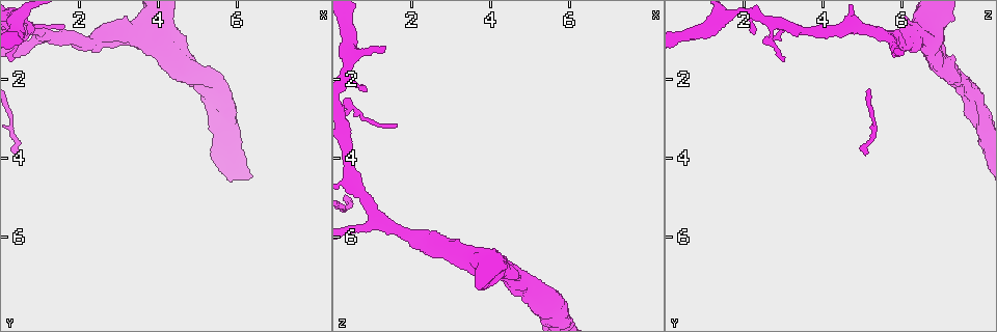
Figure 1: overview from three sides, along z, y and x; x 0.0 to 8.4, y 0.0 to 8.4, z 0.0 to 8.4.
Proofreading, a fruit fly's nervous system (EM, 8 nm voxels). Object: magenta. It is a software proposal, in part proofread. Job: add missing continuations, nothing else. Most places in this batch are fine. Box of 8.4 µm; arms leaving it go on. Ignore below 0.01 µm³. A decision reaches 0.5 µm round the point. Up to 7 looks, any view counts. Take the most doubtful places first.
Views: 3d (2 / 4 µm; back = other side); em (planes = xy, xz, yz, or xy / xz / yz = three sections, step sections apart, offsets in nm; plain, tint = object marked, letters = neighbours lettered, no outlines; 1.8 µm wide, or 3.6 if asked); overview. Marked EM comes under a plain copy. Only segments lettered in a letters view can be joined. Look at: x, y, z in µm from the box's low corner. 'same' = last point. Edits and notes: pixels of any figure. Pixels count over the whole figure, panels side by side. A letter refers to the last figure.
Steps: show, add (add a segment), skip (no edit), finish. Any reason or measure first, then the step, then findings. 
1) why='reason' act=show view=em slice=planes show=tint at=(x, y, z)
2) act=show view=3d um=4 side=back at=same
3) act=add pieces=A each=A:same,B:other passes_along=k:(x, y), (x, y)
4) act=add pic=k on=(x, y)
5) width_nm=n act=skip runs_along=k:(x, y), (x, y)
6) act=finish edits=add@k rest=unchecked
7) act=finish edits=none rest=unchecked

why='calibre changes' act=show view=3d um=4 at=(2.55, 0.90, 6.20)

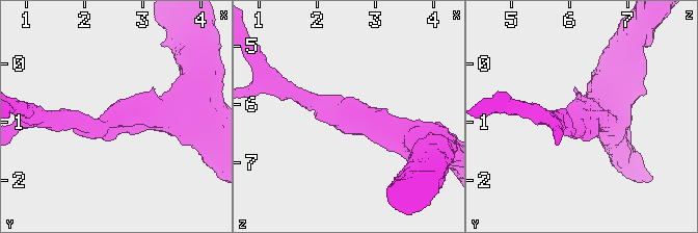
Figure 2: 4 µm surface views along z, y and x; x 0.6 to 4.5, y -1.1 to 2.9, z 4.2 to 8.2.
arm_widths_nm=220,460 why='need the tissue' act=show view=em slice=xz step=8 show=tint at=(2.50, 0.90, 6.20)

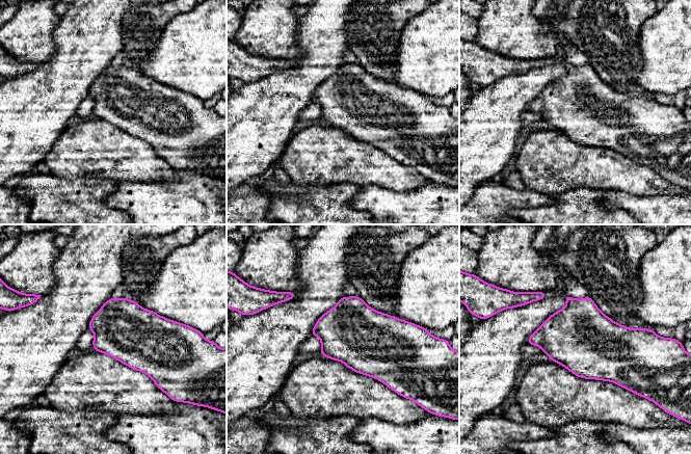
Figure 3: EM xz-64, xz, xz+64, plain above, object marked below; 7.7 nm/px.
act=show view=em slice=xz step=8 show=letters at=same

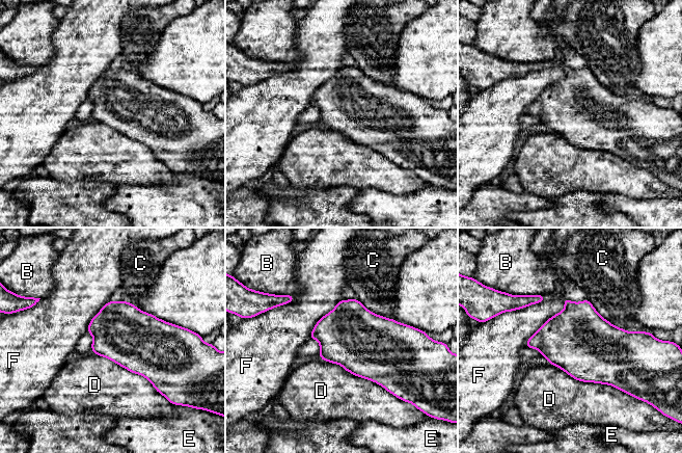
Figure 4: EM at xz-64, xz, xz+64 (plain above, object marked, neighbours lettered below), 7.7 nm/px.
longest_contact=D:650nm act=skip each=B:other,C:other,D:other,E:other,F:other border=4:(550, 364), (626, 394) found='no lettered segment goes on from it'

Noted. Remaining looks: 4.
why='tapers out' act=show view=em slice=planes show=letters at=(0.85, 0.85, 2.25)

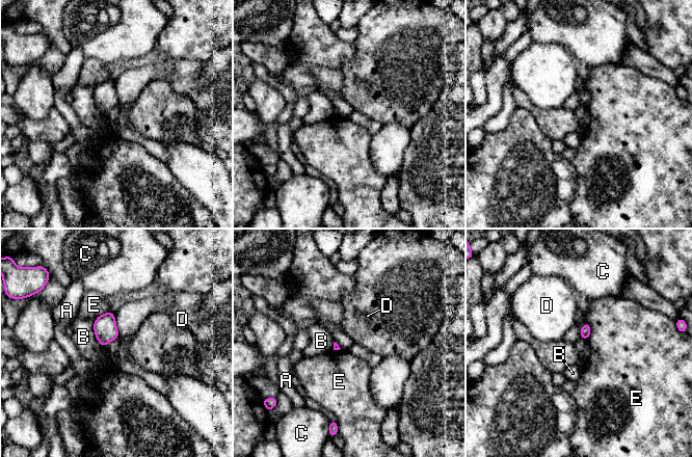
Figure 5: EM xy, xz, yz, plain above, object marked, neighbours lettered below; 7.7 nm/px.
act=skip each=A:other,B:other,C:other,D:other,E:other border=5:(111, 311), (101, 314), (94, 322) found='none of them fits'

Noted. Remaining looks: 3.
act=show view=em um=3.6 slice=planes show=letters at=(4.70, 1.05, 6.95)

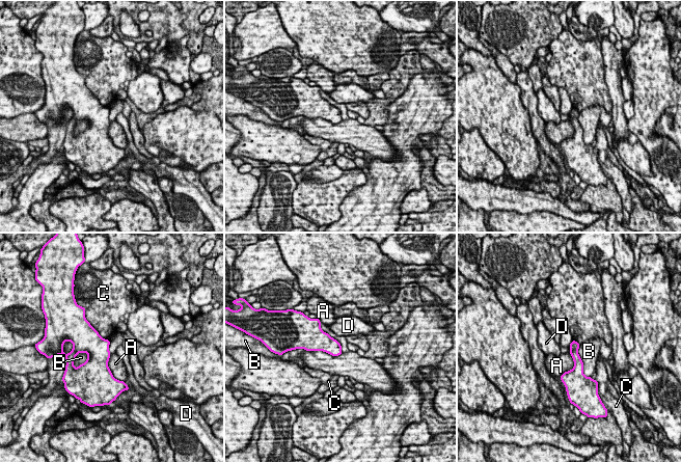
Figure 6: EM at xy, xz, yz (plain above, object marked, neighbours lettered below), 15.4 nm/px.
act=skip each=A:other,B:other,C:other,D:other border=6:(578, 345), (582, 373), (591, 377) found='none of them fits'

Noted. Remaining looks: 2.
act=finish edits=none rest=unchecked

